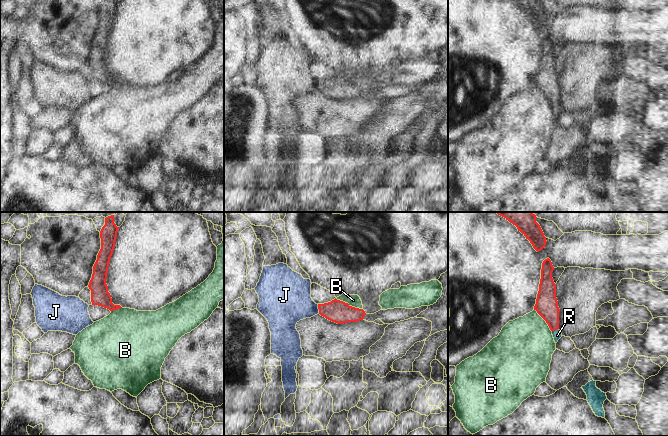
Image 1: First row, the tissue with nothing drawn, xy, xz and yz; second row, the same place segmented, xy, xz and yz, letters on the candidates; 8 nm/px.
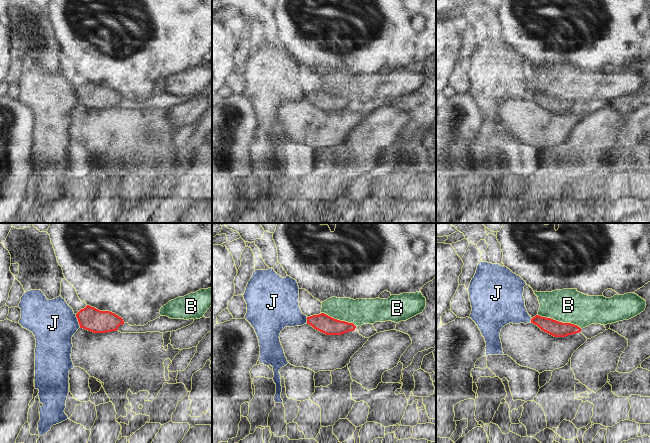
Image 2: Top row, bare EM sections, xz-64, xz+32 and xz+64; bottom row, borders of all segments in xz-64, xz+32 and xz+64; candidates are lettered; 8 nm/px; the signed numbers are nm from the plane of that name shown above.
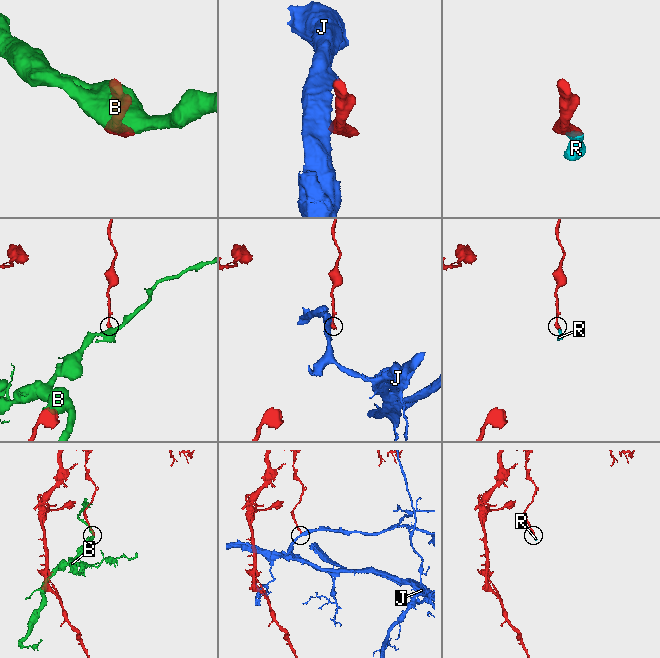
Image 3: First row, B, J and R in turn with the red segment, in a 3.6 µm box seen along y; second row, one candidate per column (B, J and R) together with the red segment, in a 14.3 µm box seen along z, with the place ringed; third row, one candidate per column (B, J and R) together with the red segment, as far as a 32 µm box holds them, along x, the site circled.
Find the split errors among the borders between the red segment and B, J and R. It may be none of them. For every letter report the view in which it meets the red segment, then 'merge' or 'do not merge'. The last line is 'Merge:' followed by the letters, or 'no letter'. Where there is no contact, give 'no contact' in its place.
B: xz | do not merge
J: xz | do not merge
R: yz | merge
Merge: R

